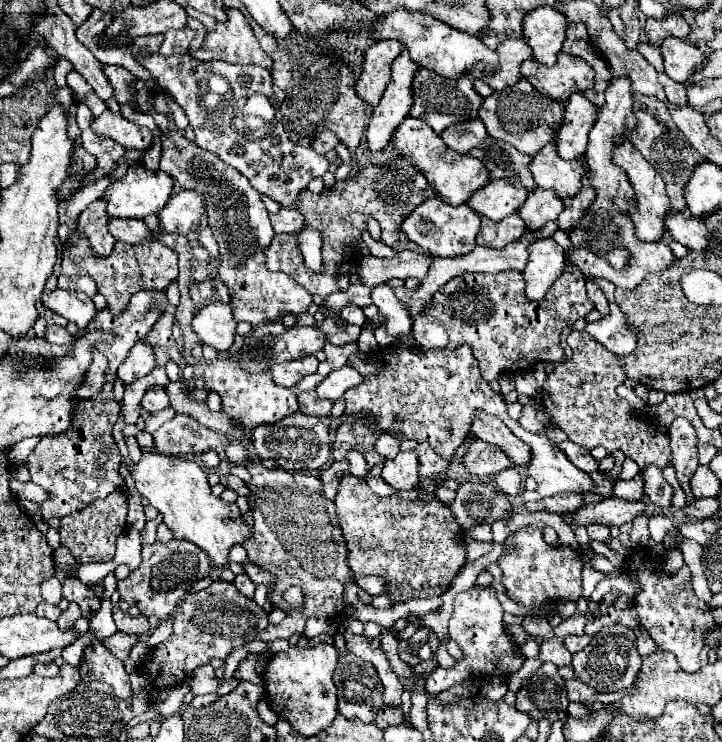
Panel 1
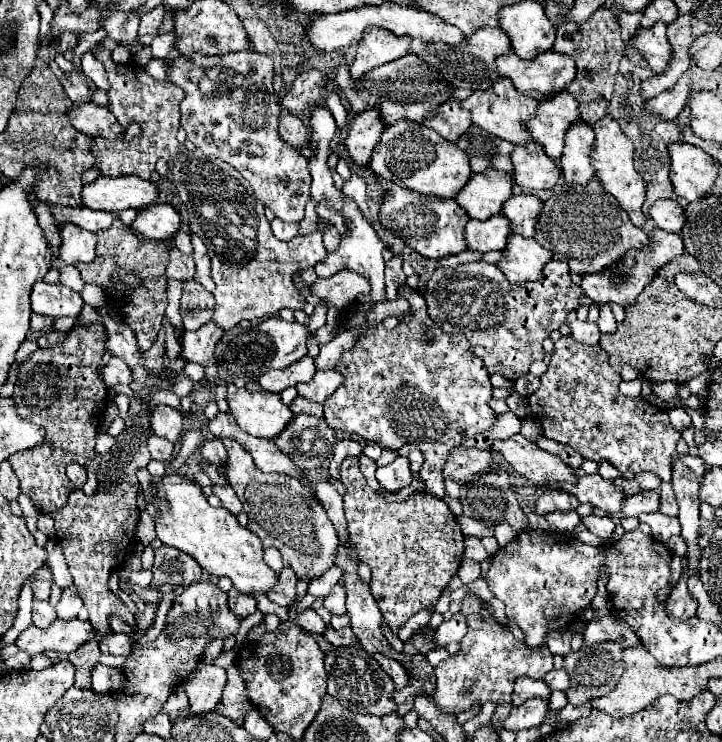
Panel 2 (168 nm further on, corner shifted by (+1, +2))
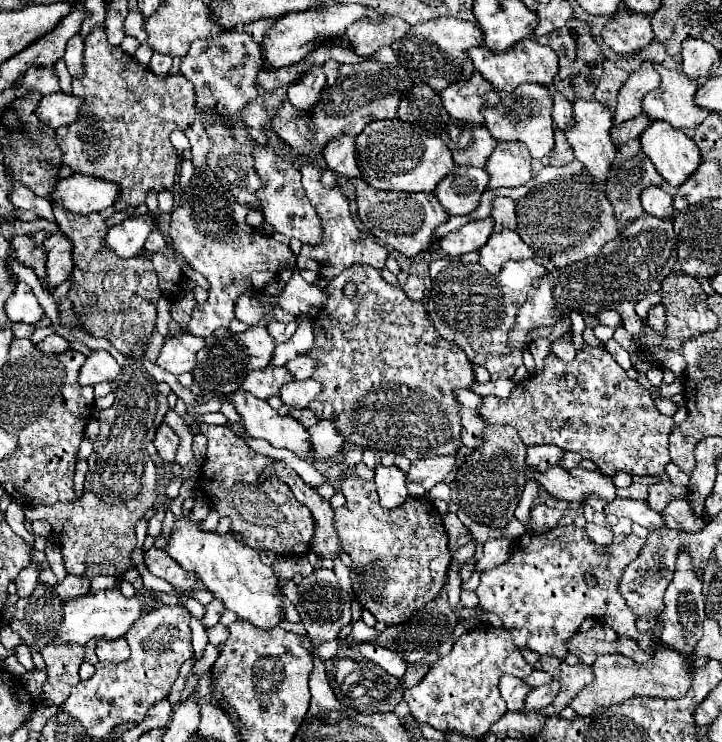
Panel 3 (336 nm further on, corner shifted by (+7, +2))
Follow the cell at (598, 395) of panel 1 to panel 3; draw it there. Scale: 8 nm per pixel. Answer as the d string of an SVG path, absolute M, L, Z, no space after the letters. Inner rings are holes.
M585 346L569 364L549 354L541 374L519 382L507 400L485 396L479 414L489 424L515 426L525 446L553 444L577 452L593 460L607 476L619 470L633 476L663 476L665 466L671 462L667 442L675 426L673 418L661 414L647 388L629 380L625 370L603 348ZM567 374L577 378L573 390L565 384Z

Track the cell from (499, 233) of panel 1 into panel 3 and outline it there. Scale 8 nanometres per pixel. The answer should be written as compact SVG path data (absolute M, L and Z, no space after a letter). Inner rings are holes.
M491 218L473 220L473 222L467 222L465 226L461 226L459 230L449 232L441 240L441 248L447 254L455 254L455 256L477 252L481 246L487 244L491 234L493 234L493 220Z

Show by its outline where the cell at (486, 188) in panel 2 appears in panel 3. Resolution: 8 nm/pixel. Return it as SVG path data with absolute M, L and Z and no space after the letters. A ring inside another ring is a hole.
M457 166L453 172L441 180L435 190L435 196L449 214L469 216L481 200L481 194L487 190L489 174L485 168Z

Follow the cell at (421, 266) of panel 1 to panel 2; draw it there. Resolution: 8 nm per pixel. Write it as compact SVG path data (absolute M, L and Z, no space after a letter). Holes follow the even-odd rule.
M341 270L341 272L337 272L331 278L325 278L325 280L319 278L315 284L311 284L309 290L311 290L313 296L321 298L323 304L335 306L337 310L341 310L347 304L355 302L355 298L359 294L371 292L371 286L357 272Z

